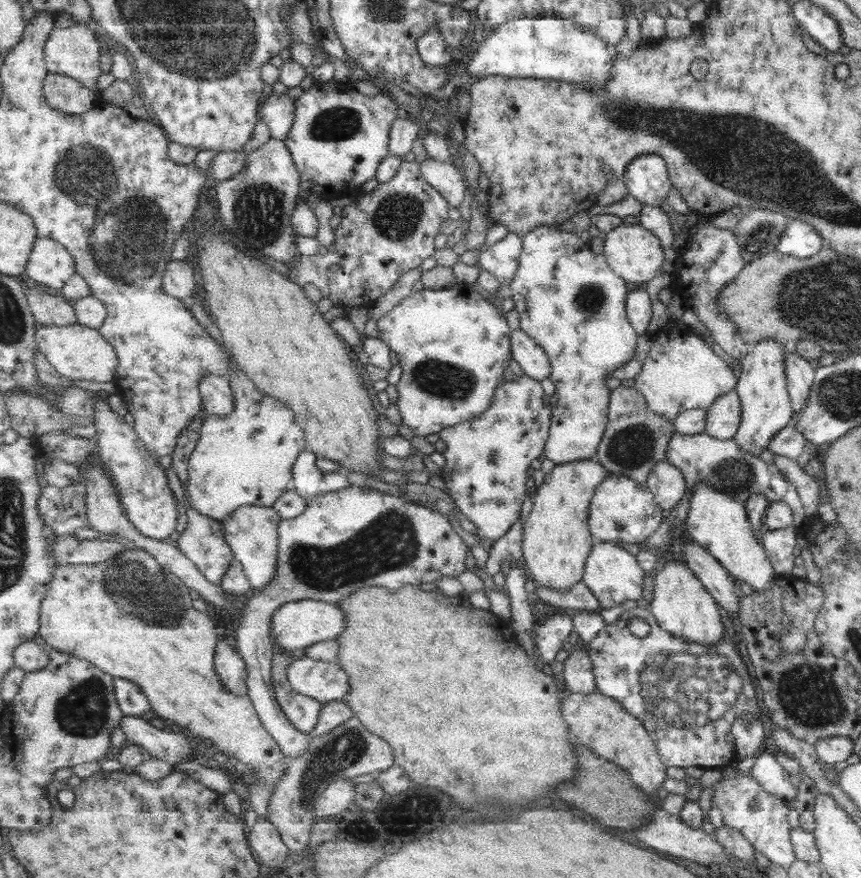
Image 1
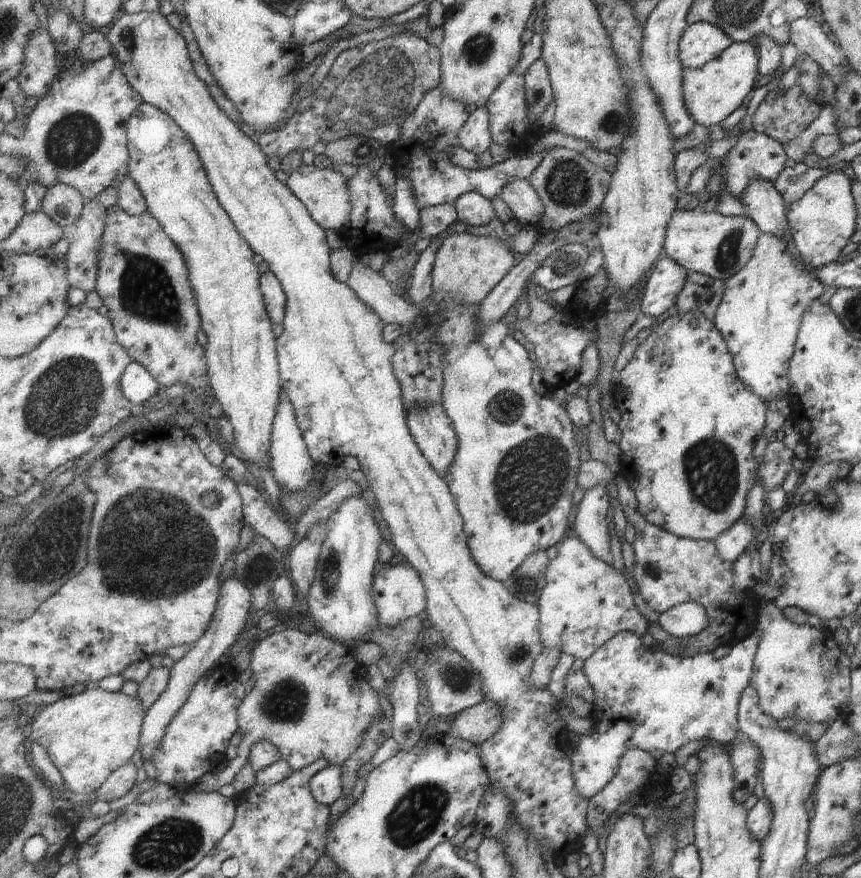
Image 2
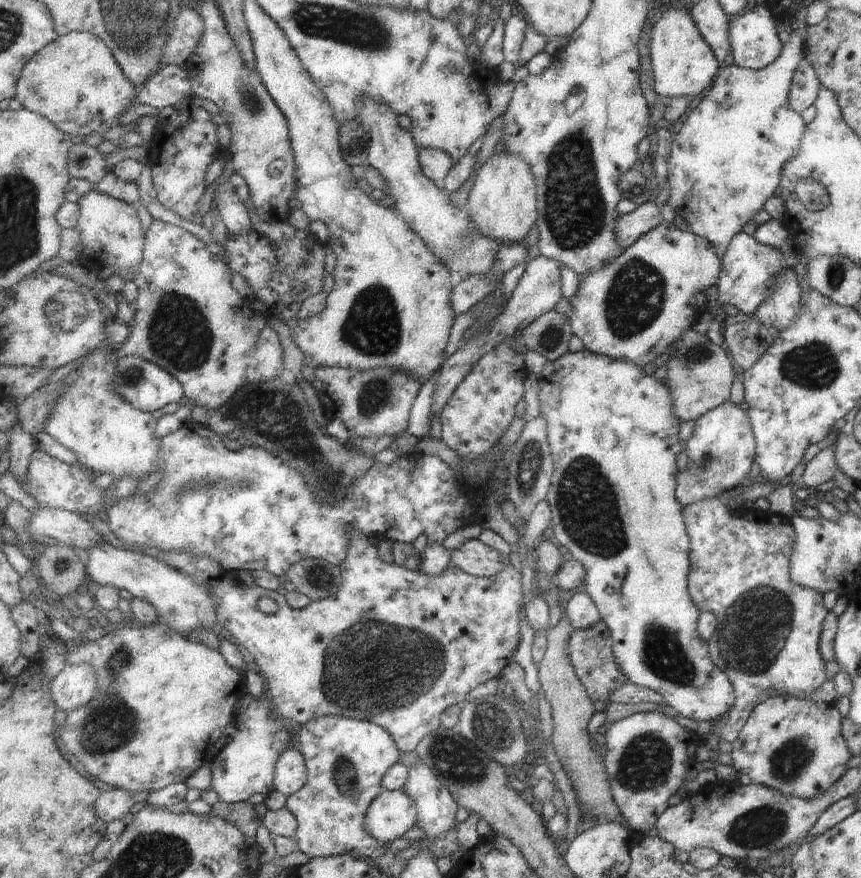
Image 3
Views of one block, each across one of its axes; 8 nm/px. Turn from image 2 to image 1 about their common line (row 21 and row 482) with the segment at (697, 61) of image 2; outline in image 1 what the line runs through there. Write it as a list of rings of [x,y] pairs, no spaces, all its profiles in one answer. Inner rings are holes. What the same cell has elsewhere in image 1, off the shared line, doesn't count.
[[[705,482],[693,484],[693,490],[691,490],[691,510],[689,510],[689,516],[686,520],[685,530],[693,542],[704,548],[727,571],[731,579],[750,585],[753,588],[753,593],[762,592],[767,587],[767,584],[775,578],[763,548],[751,529],[744,504],[739,504],[737,500],[734,500],[727,493],[711,488],[711,484],[705,484]]]

